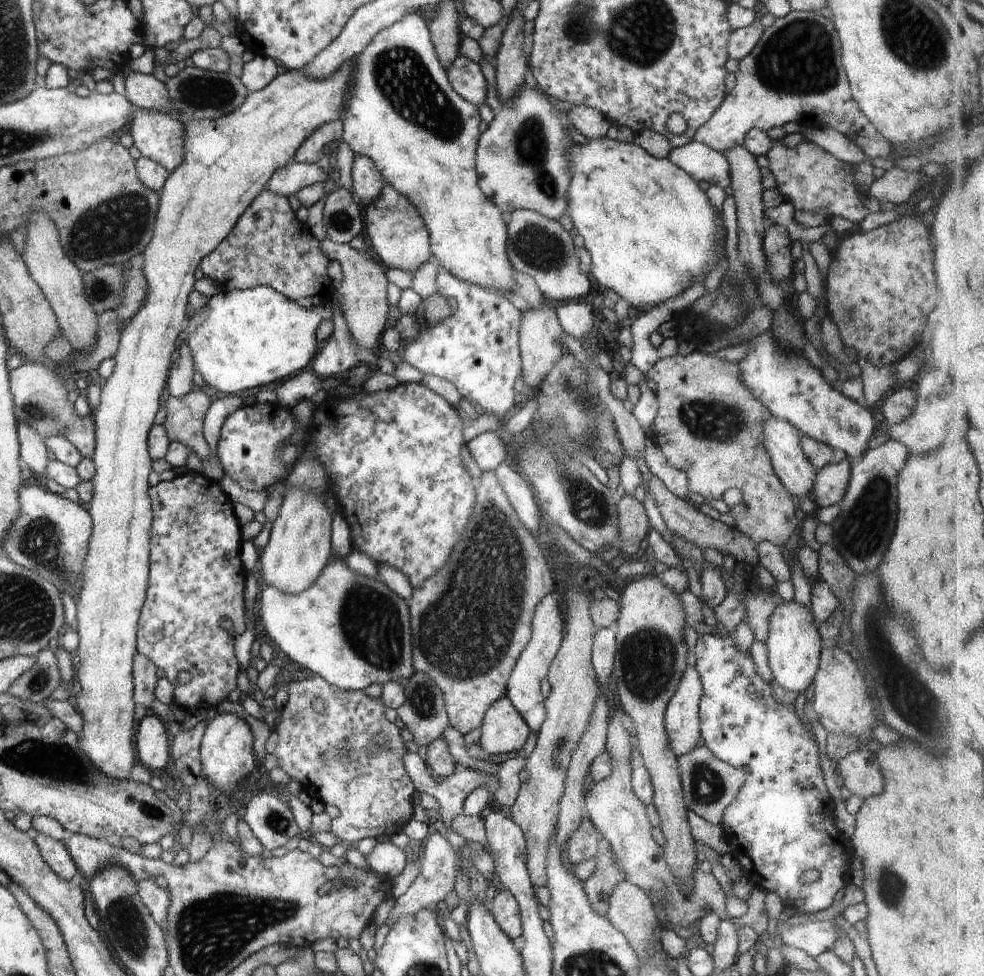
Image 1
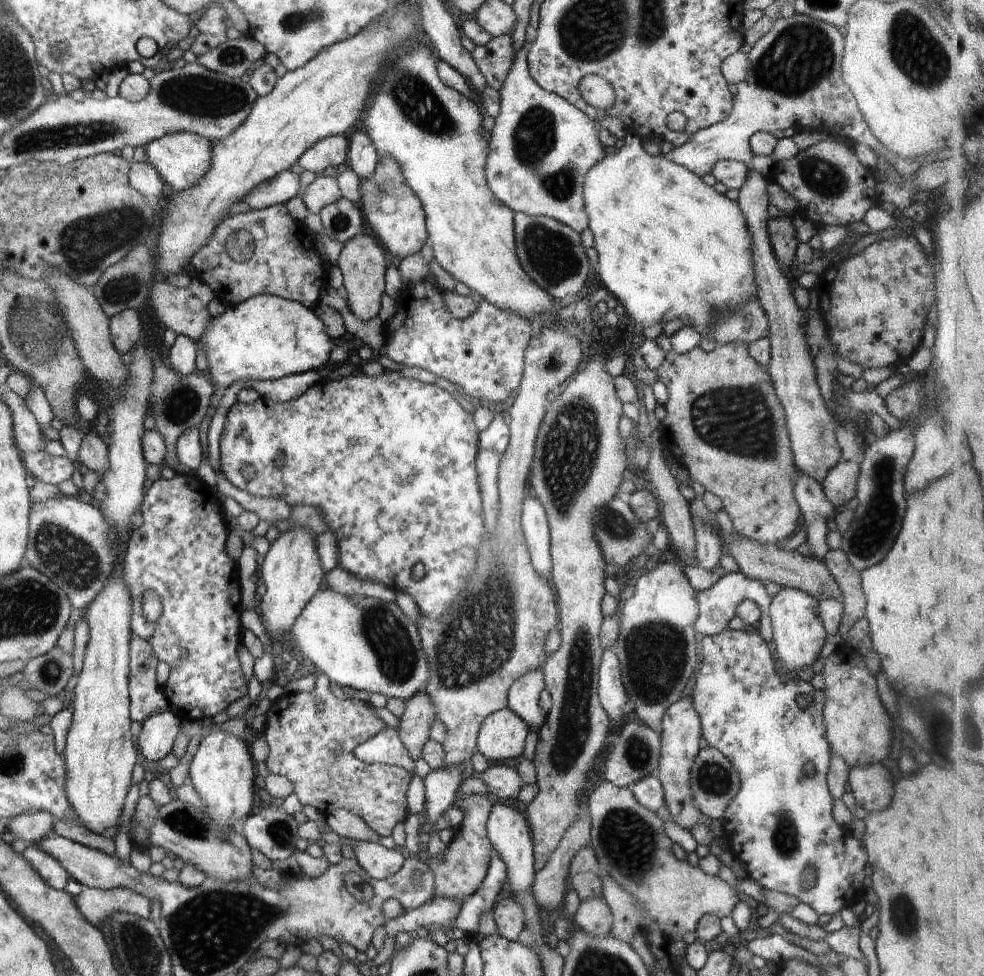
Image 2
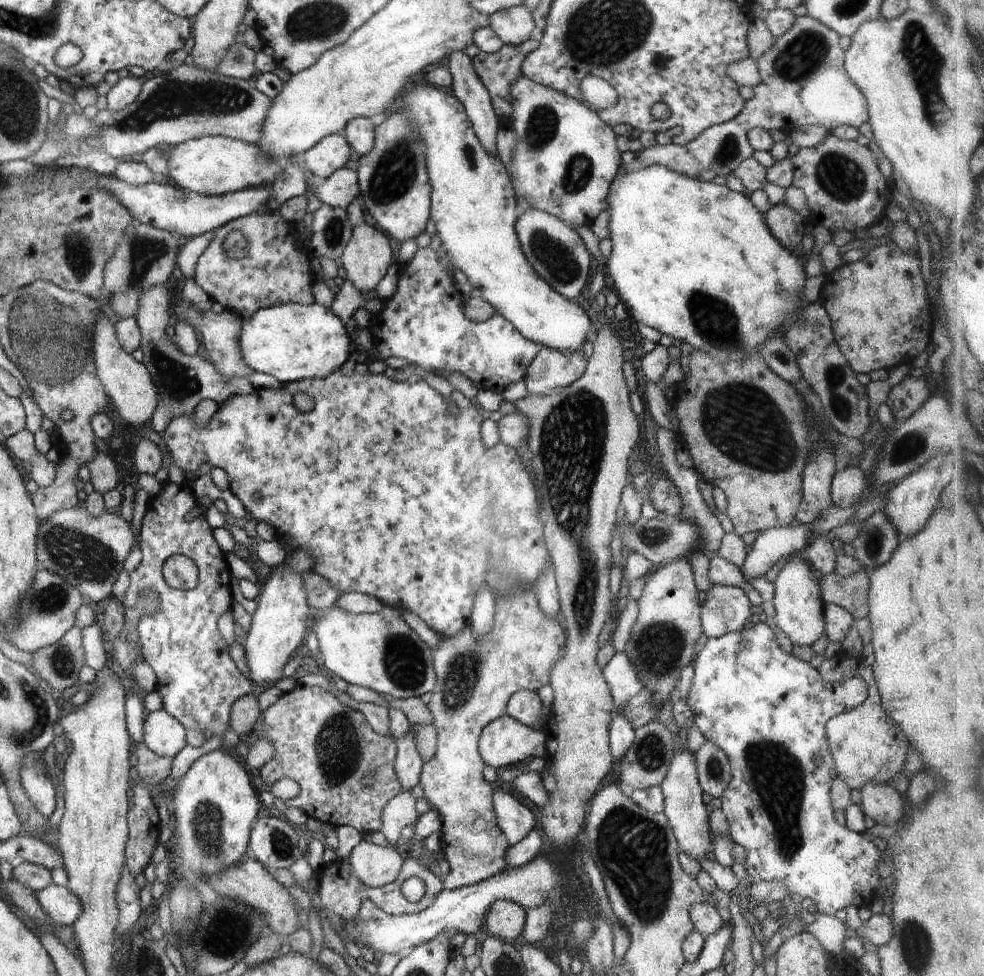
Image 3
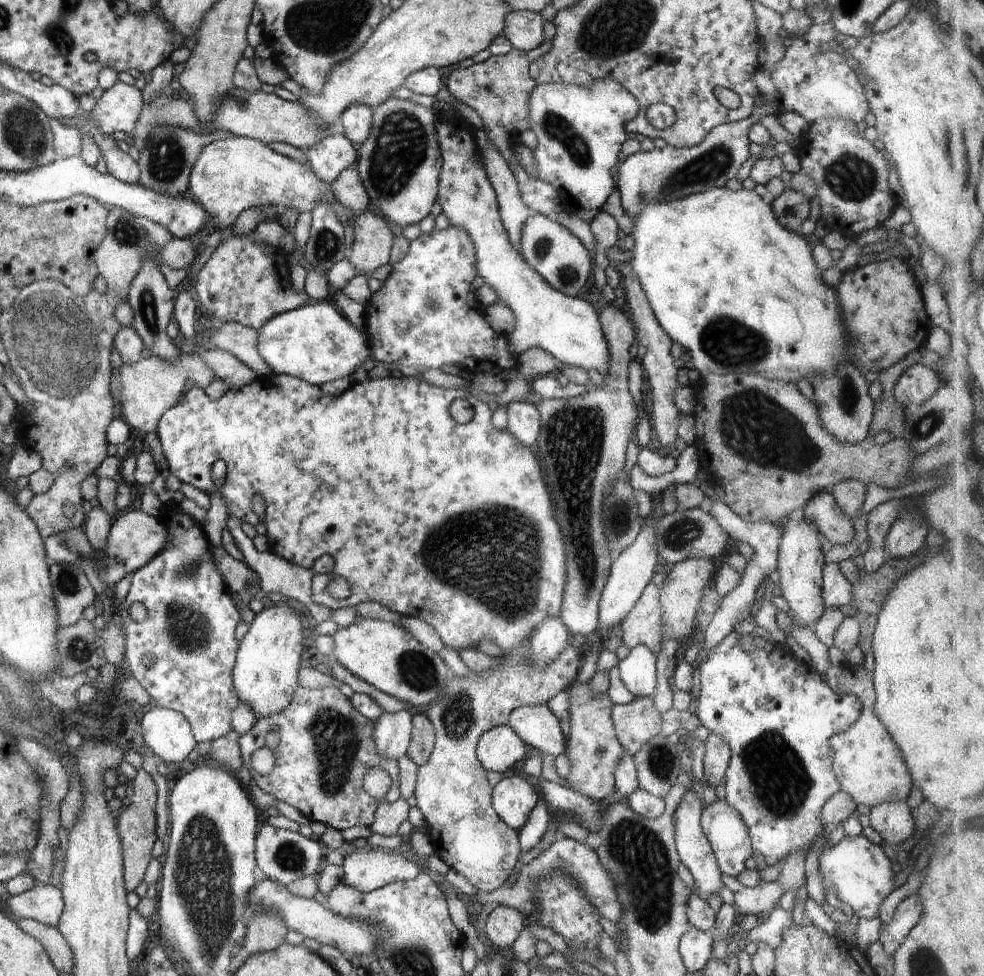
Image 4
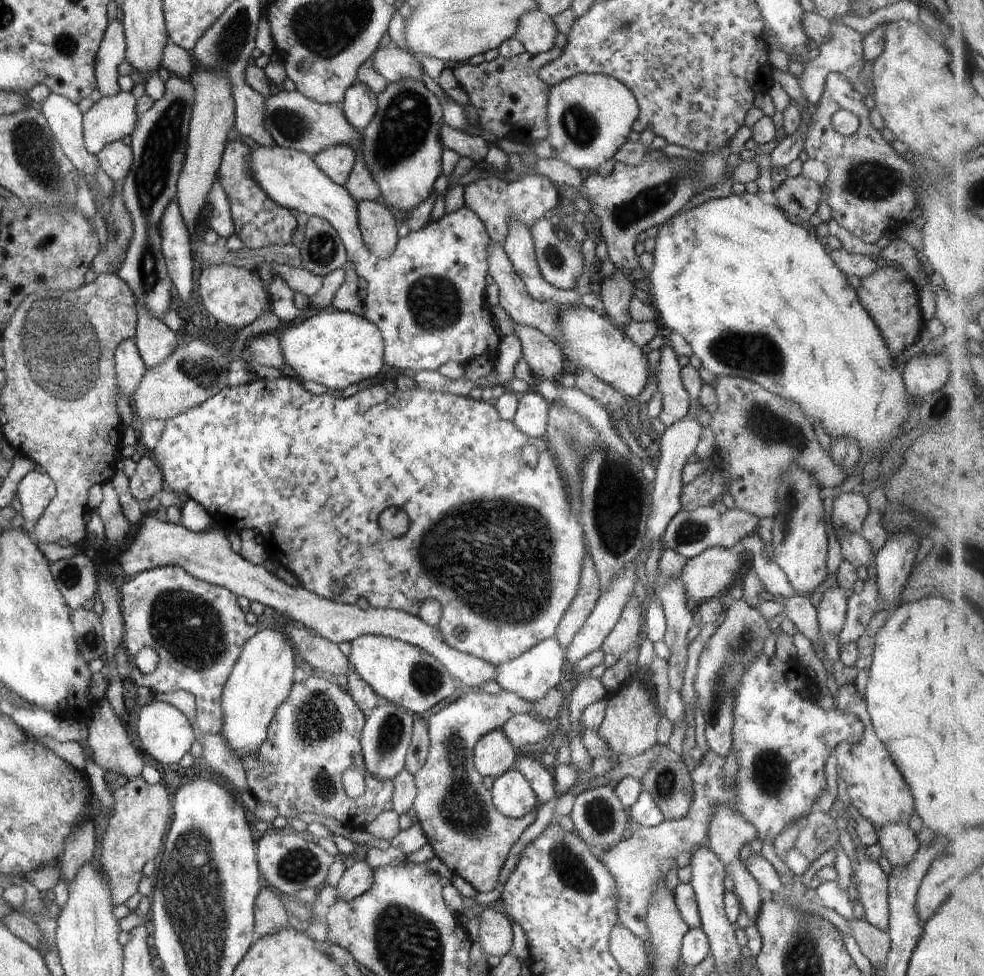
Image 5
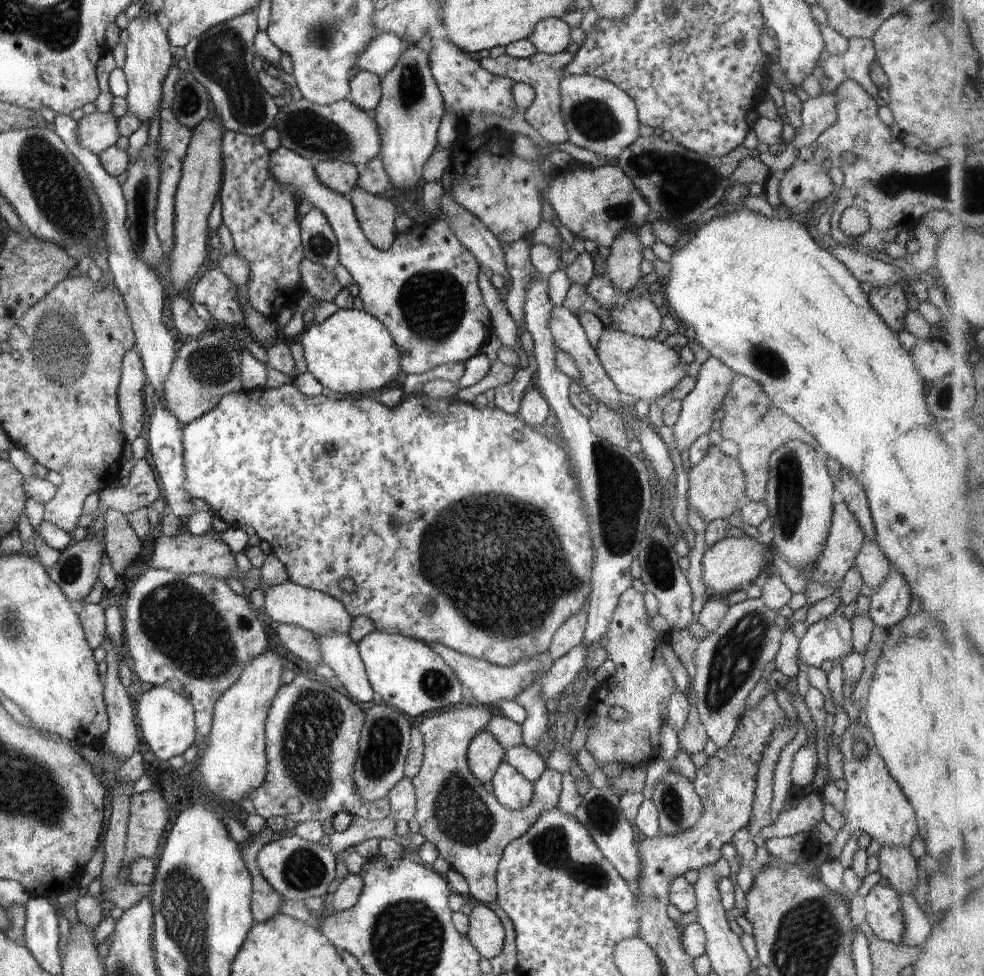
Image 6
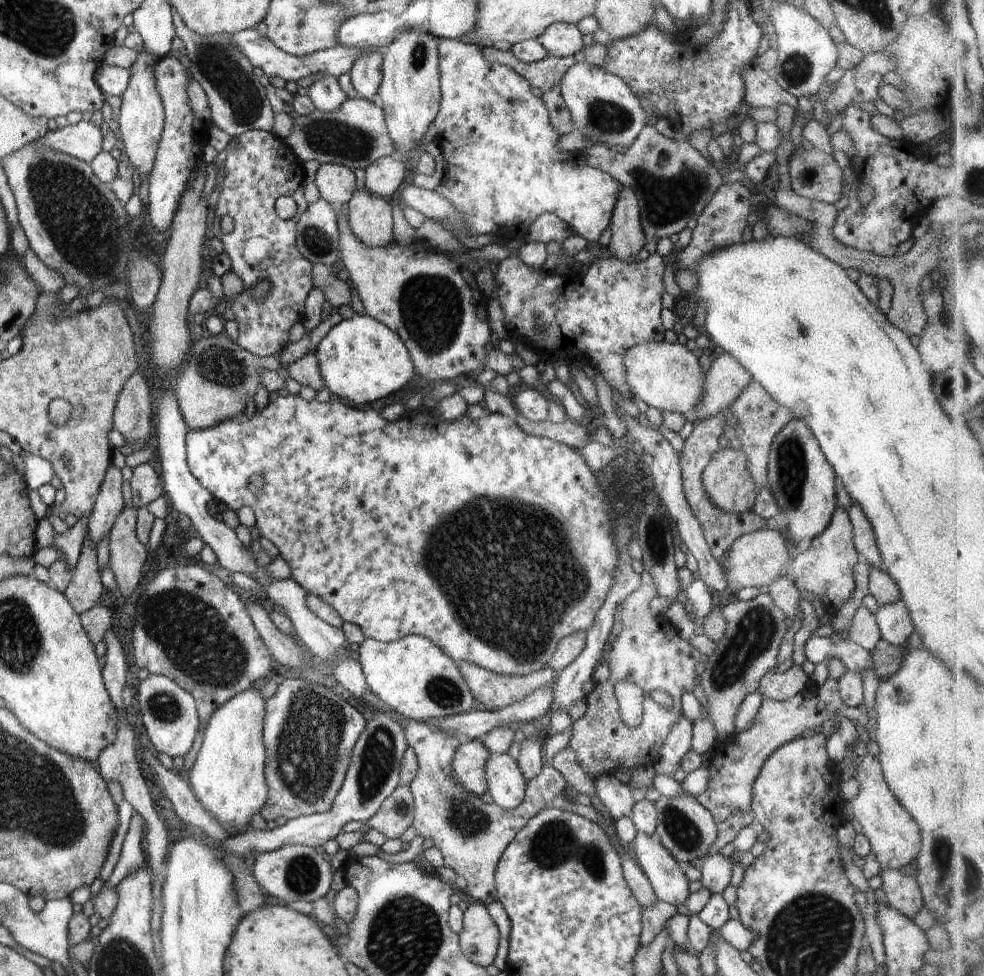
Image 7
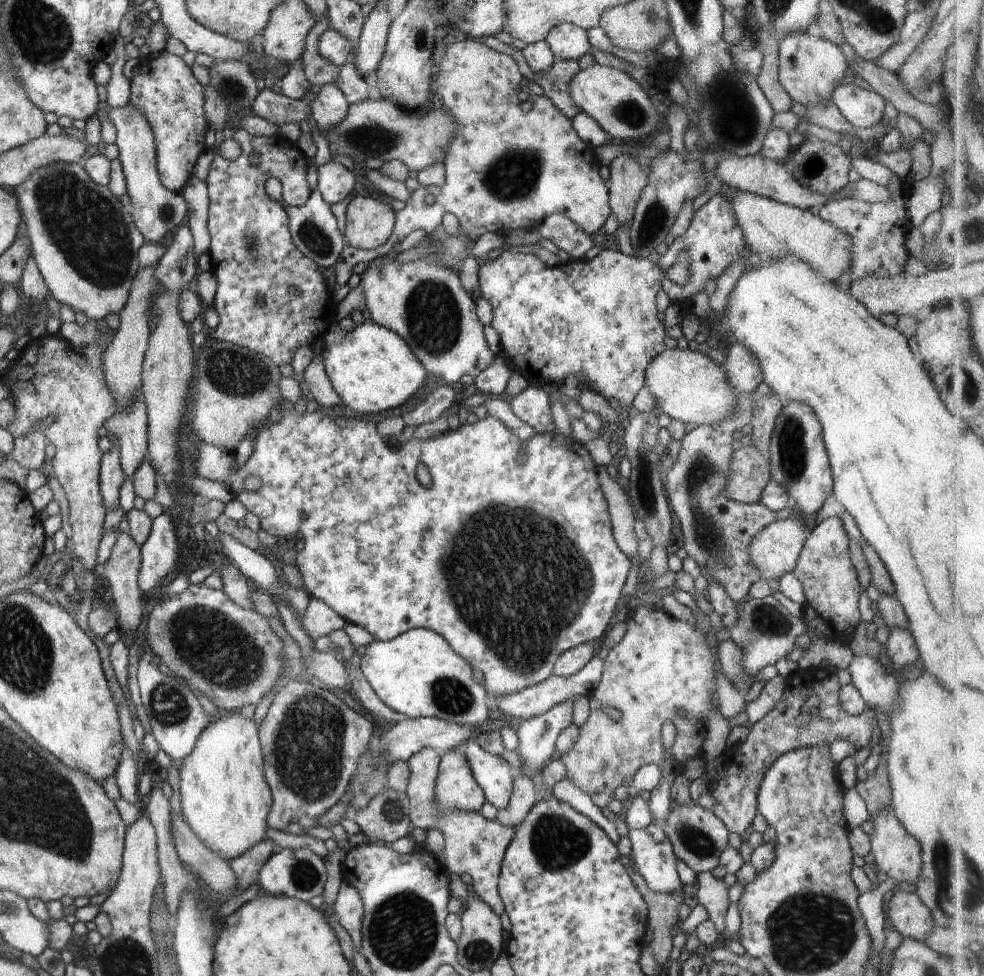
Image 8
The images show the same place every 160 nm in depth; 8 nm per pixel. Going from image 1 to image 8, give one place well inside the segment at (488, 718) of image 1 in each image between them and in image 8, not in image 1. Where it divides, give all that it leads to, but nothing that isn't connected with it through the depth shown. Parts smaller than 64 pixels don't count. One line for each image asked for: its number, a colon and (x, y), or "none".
2: (502, 735)
3: (504, 741)
4: (499, 749)
5: (493, 754)
6: (484, 754)
7: (469, 760)
8: (456, 789)

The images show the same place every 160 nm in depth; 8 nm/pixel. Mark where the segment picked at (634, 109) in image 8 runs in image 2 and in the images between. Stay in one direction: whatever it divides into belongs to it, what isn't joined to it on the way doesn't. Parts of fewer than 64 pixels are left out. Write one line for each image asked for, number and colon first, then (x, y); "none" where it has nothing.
2: (541, 147)
3: (566, 157)
4: (579, 130)
5: (590, 117)
6: (599, 116)
7: (603, 107)

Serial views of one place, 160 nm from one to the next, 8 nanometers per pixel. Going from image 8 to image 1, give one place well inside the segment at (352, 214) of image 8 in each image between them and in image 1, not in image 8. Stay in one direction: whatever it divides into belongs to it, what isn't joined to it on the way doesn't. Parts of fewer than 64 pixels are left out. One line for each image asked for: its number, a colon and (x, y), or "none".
1: (362, 297)
2: (361, 261)
3: (366, 257)
4: (370, 253)
5: (377, 223)
6: (376, 216)
7: (370, 218)

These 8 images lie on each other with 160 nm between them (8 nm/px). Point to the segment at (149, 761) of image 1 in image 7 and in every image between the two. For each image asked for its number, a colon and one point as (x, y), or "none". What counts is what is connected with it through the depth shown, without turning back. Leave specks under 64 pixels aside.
2: (158, 733)
3: (163, 734)
4: (167, 734)
5: (165, 733)
6: (167, 720)
7: (169, 713)

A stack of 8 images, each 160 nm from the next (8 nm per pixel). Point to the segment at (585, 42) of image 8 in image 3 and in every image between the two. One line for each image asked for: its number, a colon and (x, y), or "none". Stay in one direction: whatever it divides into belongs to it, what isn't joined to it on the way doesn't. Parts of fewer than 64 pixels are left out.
3: (514, 25)
4: (524, 29)
5: (536, 30)
6: (553, 35)
7: (560, 39)

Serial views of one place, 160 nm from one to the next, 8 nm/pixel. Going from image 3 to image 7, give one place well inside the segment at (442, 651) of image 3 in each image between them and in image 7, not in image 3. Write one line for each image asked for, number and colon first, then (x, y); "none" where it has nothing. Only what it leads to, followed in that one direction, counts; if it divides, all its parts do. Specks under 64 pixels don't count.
4: (452, 791)
5: (467, 832)
6: (470, 829)
7: (471, 835)

